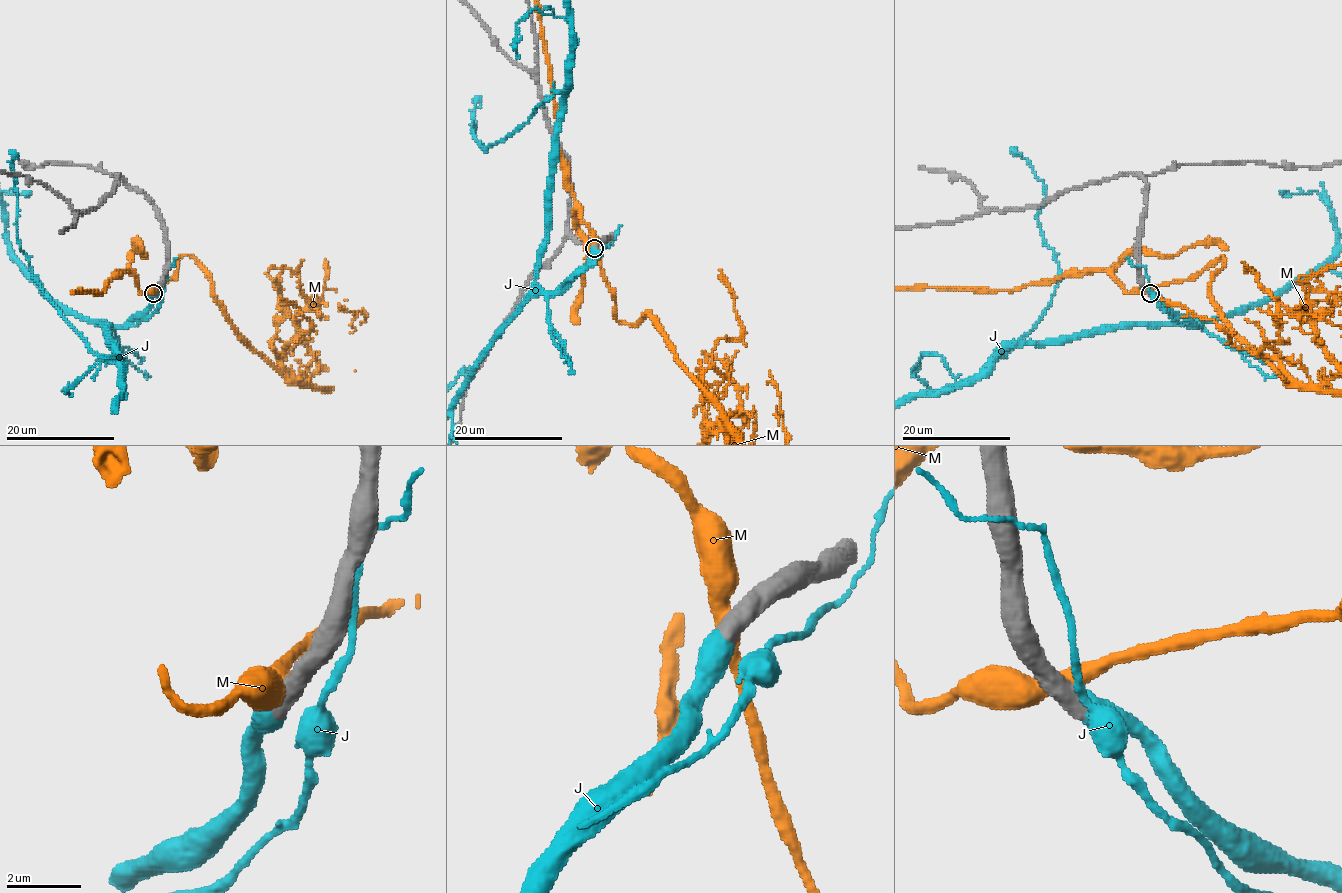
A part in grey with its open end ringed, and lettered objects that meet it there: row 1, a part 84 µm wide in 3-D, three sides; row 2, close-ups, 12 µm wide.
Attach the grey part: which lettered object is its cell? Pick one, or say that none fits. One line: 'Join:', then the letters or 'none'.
Join: J

